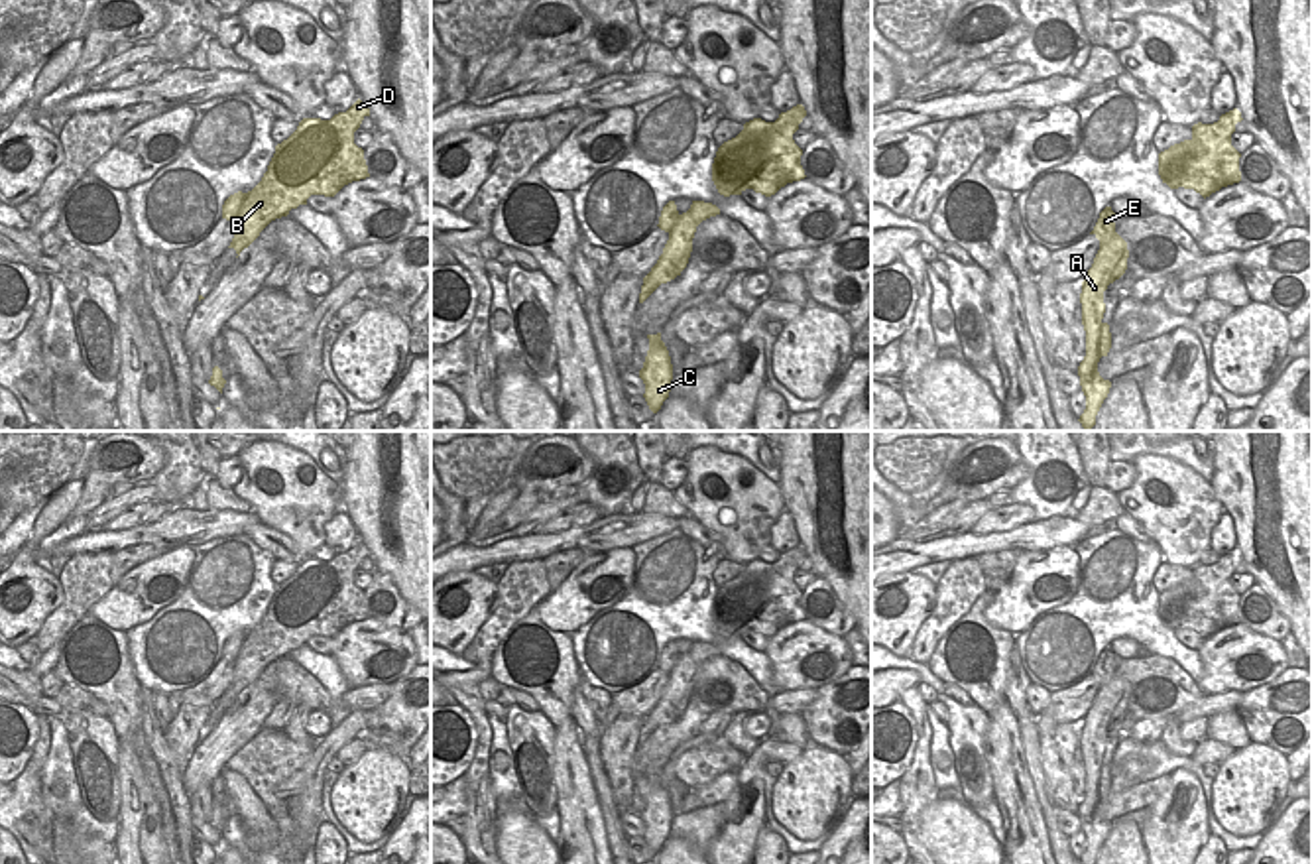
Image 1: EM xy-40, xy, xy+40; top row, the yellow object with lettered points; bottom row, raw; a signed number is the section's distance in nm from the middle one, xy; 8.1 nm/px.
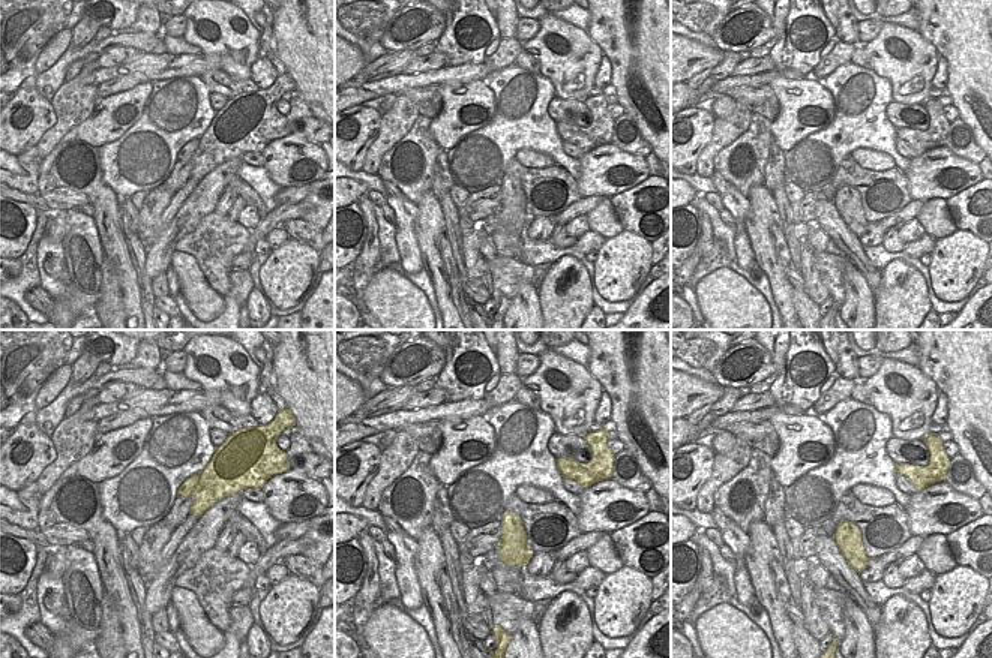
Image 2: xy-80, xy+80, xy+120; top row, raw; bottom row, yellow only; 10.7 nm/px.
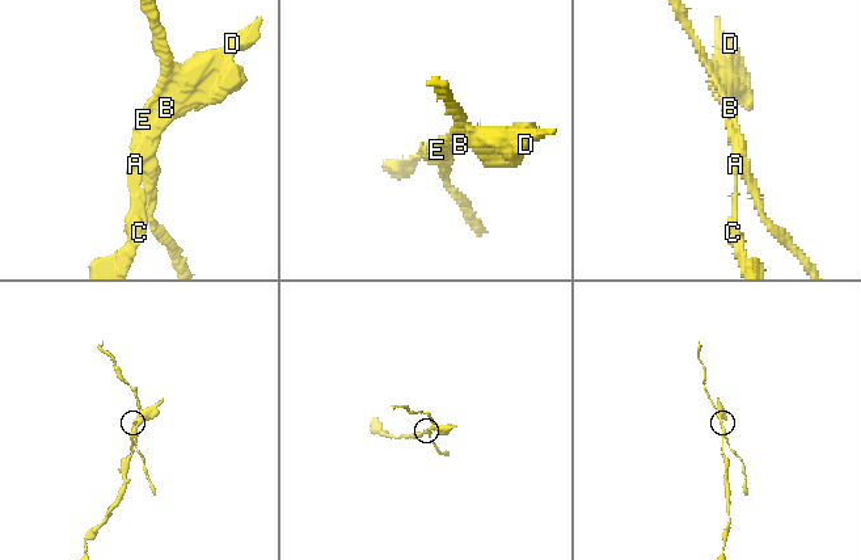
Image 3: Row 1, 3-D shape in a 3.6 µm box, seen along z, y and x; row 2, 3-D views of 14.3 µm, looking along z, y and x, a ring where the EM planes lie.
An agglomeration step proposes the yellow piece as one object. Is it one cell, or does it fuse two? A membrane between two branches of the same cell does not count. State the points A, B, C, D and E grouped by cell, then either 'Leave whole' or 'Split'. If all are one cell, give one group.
Groups: A B C D / E. Split.

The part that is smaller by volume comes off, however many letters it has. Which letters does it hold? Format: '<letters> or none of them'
E

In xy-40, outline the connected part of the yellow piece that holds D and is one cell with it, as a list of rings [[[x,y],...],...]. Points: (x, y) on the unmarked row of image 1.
[[[358,539],[346,553],[338,553],[330,561],[303,559],[297,571],[275,586],[262,622],[248,632],[228,689],[240,697],[271,661],[307,646],[311,636],[334,638],[344,626],[370,618],[364,590],[354,585],[354,573],[366,557],[370,557],[370,549]]]

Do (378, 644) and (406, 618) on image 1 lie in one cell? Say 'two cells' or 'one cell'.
two cells

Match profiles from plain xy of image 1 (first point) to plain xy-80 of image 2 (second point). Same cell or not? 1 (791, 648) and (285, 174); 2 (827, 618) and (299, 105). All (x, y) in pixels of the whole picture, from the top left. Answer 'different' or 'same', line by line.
1: same
2: same

